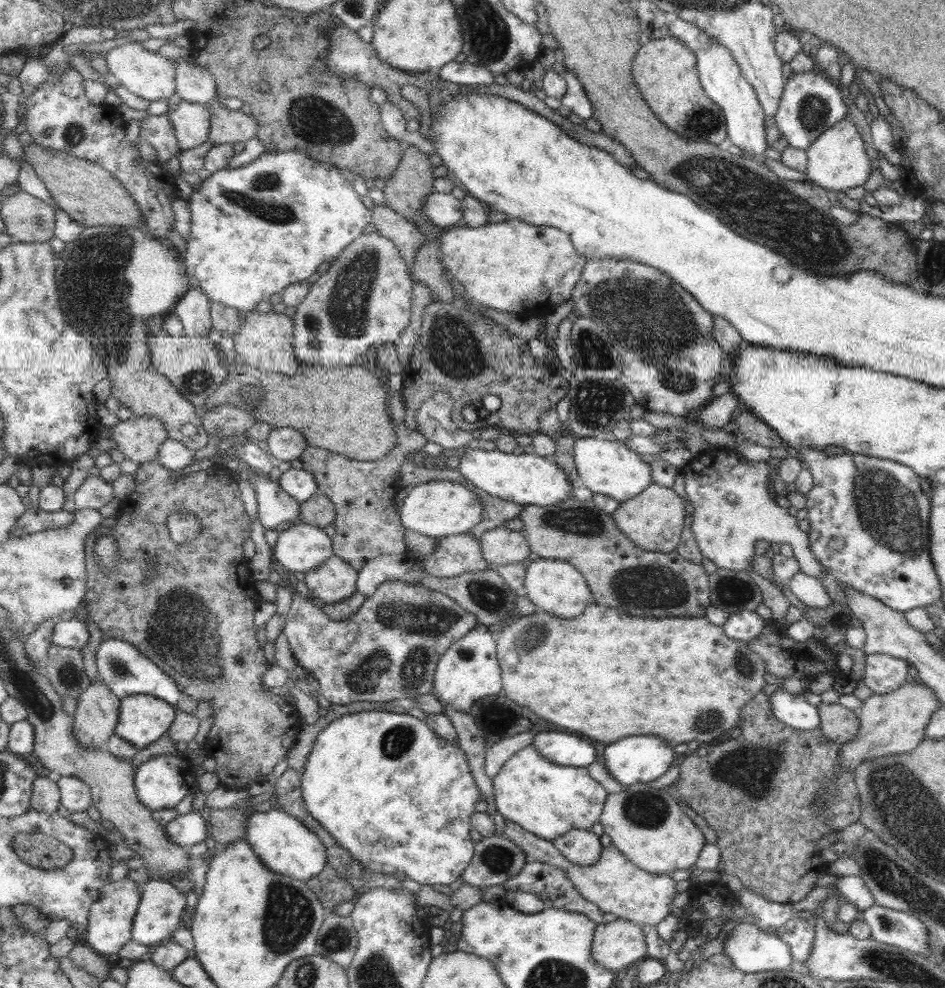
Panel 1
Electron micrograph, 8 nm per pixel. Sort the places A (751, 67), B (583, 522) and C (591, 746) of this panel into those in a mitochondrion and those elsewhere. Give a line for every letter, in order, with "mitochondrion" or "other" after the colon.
A: other
B: mitochondrion
C: other

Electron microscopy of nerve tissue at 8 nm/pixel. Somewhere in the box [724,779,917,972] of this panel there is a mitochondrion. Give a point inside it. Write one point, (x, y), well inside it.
(886, 922)

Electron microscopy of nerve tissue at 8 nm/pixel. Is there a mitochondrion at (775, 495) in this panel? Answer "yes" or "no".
no

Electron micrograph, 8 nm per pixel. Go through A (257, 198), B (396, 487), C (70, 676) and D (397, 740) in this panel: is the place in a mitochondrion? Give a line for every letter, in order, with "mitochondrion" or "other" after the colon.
A: mitochondrion
B: other
C: mitochondrion
D: mitochondrion

